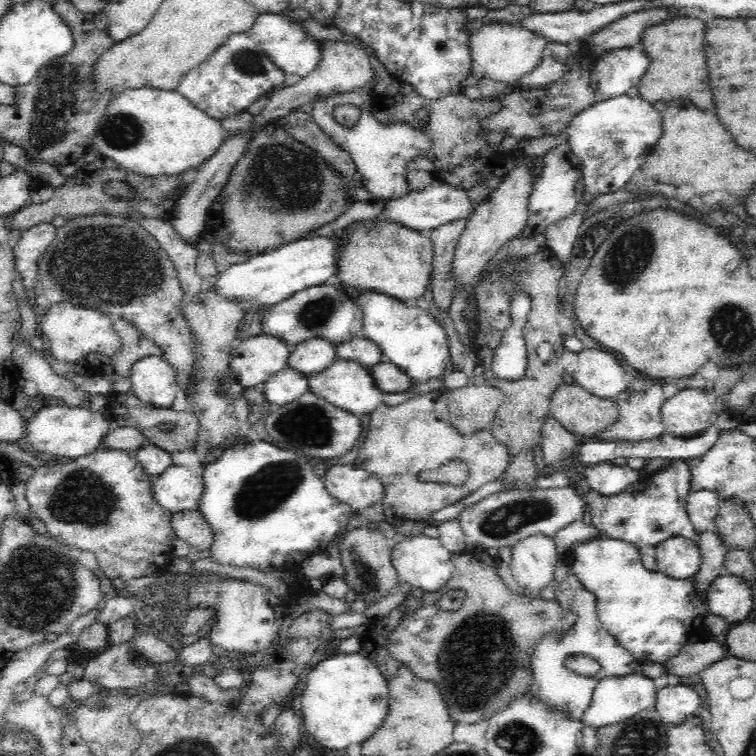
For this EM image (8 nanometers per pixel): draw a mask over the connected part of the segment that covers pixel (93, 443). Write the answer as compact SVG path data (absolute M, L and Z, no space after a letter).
M43 405L29 418L29 436L27 441L37 452L45 452L54 457L80 458L94 452L102 446L105 436L110 429L110 415L104 412L94 411L91 407Z

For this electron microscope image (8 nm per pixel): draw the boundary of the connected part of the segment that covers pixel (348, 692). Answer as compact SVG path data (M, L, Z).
M361 653L346 656L330 655L311 668L308 673L307 685L303 690L301 717L306 730L318 740L318 744L322 744L324 748L345 752L352 744L366 742L372 734L376 734L382 728L389 710L387 680L367 657Z

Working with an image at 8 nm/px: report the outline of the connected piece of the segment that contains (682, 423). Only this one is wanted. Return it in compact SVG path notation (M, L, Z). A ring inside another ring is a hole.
M684 388L666 399L660 414L665 430L682 438L698 436L713 426L719 415L706 393L698 388Z

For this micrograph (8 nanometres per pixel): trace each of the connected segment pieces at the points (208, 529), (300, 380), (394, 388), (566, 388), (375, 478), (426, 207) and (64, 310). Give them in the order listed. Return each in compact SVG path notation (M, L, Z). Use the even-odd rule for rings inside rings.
M200 509L174 514L173 527L177 537L189 542L196 550L211 549L216 538L213 525Z
M289 365L284 370L279 370L265 382L266 398L272 404L286 404L296 400L298 396L306 394L309 391L309 376L304 376L293 366Z
M384 360L380 364L370 368L378 388L382 392L410 393L420 382L415 382L413 376L406 374L399 366L390 360Z
M562 381L550 396L548 414L580 438L592 437L596 430L610 426L618 411L615 399L590 394L577 382L567 384Z
M355 465L329 468L323 481L330 494L349 504L354 512L360 512L386 498L385 483L380 475Z
M436 178L435 181L419 192L412 192L398 199L390 199L386 212L396 224L401 224L411 229L426 234L438 226L450 224L454 220L467 222L474 212L474 205L468 197L466 190L445 184Z
M62 303L54 305L45 315L40 332L45 334L50 342L49 354L64 364L85 362L90 352L112 354L114 350L118 350L118 336L113 330L112 321L105 314Z

